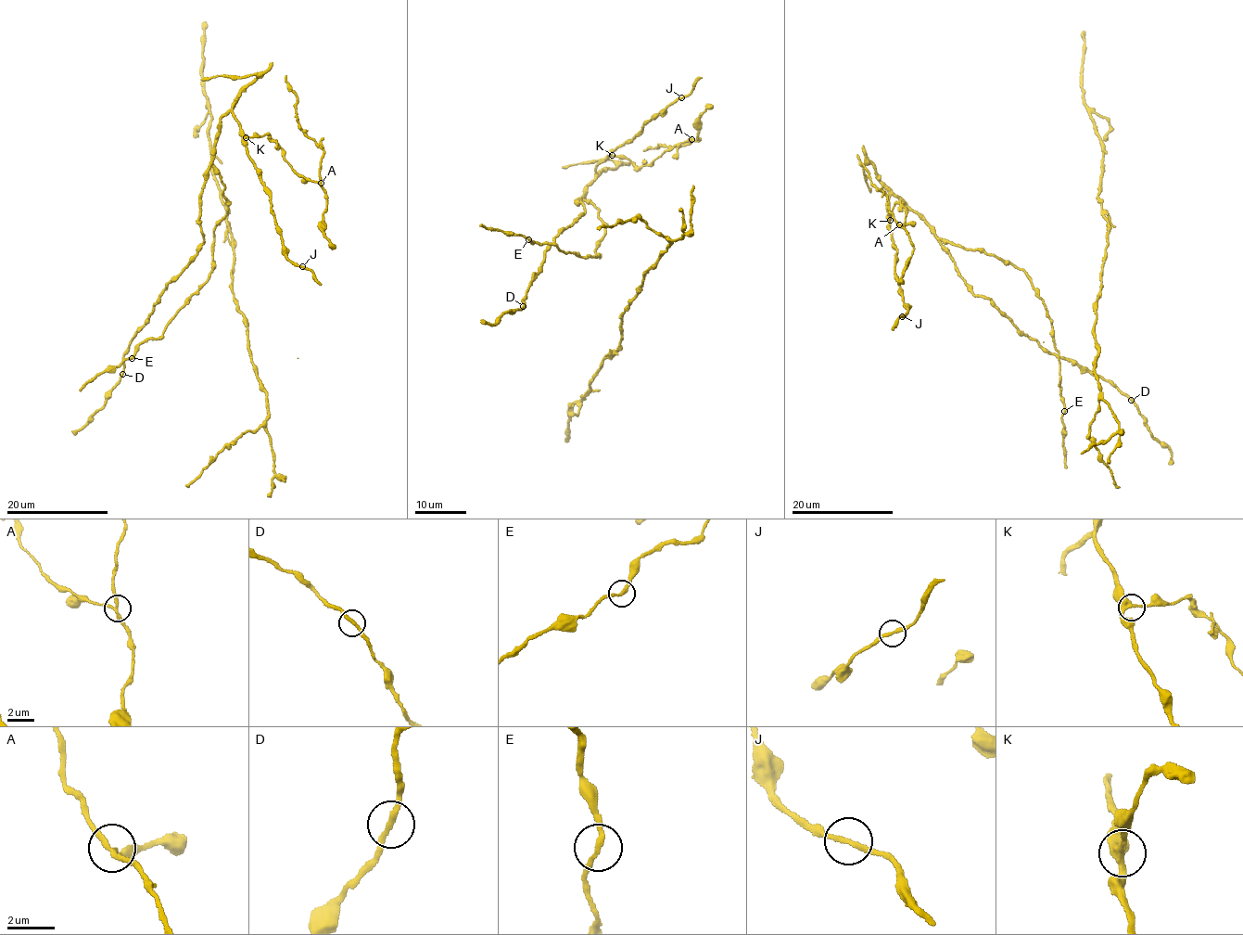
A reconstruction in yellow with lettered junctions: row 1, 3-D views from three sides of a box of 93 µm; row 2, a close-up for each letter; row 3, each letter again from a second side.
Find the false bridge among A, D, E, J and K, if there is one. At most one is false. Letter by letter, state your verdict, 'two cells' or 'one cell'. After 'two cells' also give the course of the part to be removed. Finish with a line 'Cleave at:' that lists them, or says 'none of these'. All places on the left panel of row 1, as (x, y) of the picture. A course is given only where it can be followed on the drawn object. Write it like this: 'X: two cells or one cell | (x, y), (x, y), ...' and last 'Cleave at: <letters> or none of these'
A: two cells | (321, 183), (320, 163), (324, 151), (299, 126), (297, 98), (285, 75)
D: one cell
E: one cell
J: one cell
K: one cell
Cleave at: A

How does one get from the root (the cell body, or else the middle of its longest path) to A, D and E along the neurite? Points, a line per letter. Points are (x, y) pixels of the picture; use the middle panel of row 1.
A: (596, 248), (604, 224), (599, 208), (582, 196), (596, 164), (611, 156), (650, 166), (691, 139)
D: (596, 248), (604, 234), (599, 208), (577, 199), (584, 215), (547, 249), (523, 306)
E: (596, 248), (597, 256), (598, 253), (582, 257), (577, 252), (560, 250), (555, 245), (534, 243), (528, 239)

